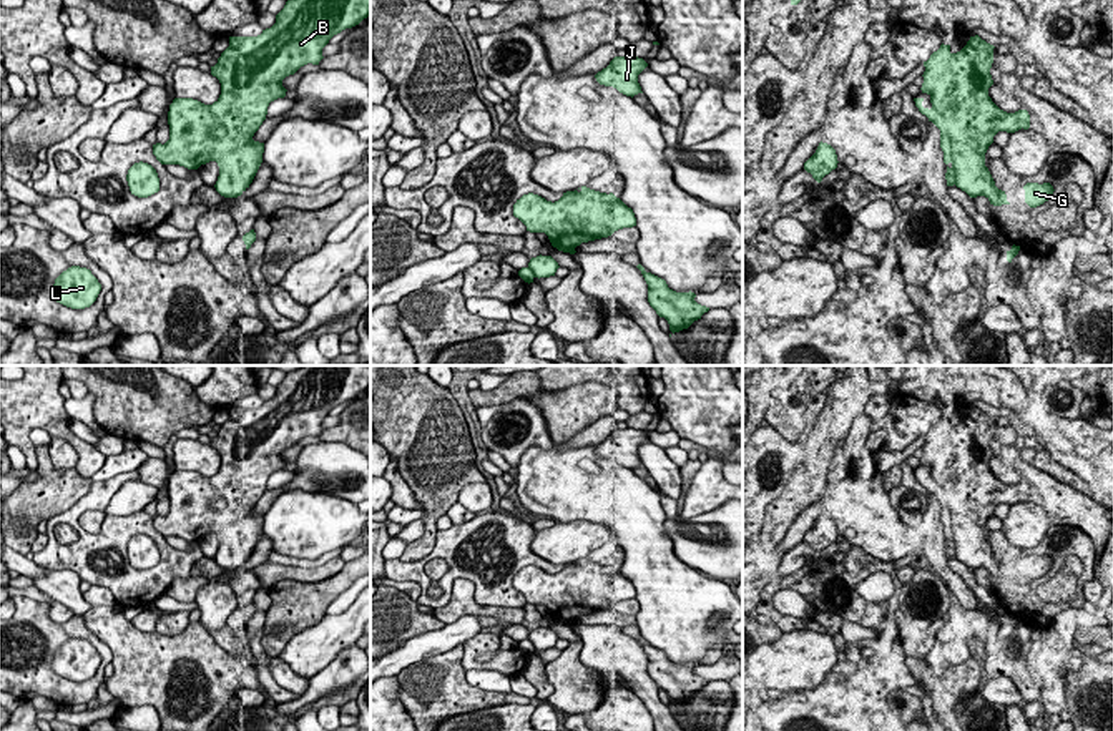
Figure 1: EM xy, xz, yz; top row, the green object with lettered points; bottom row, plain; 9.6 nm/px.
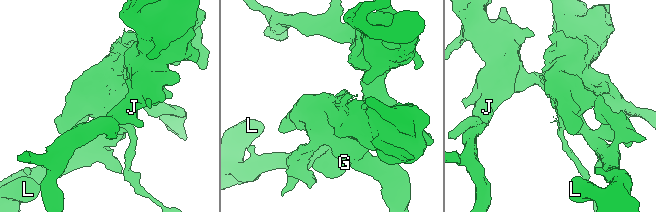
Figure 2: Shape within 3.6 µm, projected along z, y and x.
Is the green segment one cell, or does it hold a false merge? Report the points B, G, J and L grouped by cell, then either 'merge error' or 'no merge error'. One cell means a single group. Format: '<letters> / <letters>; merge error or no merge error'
B / G J L; merge error

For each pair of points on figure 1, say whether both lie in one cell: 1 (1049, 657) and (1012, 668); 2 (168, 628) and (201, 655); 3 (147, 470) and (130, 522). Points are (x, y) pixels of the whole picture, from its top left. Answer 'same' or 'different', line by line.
1: different
2: different
3: different

